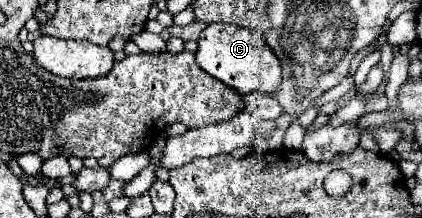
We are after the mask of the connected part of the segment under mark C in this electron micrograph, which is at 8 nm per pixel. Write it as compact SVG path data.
M209 24L199 36L197 66L207 74L219 78L223 84L237 90L241 96L247 92L263 90L267 94L275 92L281 86L281 64L263 40L259 30L243 28L237 24Z

